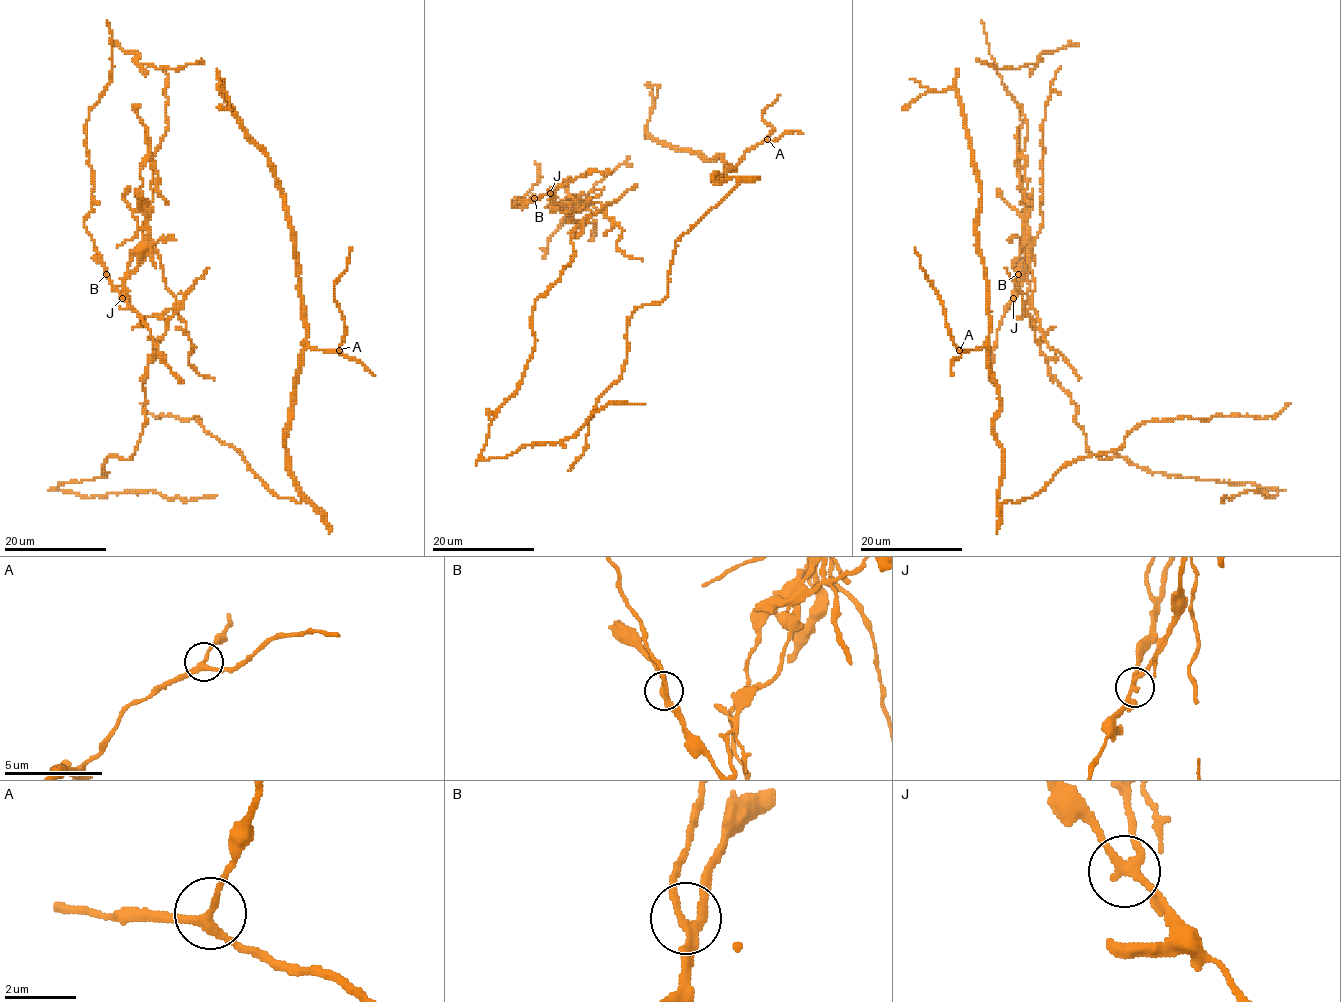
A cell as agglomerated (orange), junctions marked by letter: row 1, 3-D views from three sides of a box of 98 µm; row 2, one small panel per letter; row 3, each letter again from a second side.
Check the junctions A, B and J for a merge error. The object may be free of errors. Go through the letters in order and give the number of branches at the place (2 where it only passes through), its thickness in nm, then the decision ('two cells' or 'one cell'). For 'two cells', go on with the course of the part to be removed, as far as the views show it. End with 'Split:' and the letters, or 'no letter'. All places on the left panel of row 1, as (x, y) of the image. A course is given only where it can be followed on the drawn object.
A: branches 3; calibre 240 nm; one cell
B: branches 3; calibre 200 nm; one cell
J: branches 3; calibre 220 nm; two cells; course (123, 298), (151, 246), (176, 299), (137, 450), (52, 489), (217, 496)
Split: J

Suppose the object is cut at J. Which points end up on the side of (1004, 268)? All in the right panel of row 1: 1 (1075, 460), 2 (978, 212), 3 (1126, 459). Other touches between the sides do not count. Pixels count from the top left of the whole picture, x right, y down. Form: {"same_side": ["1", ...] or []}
{"same_side": ["3"]}

